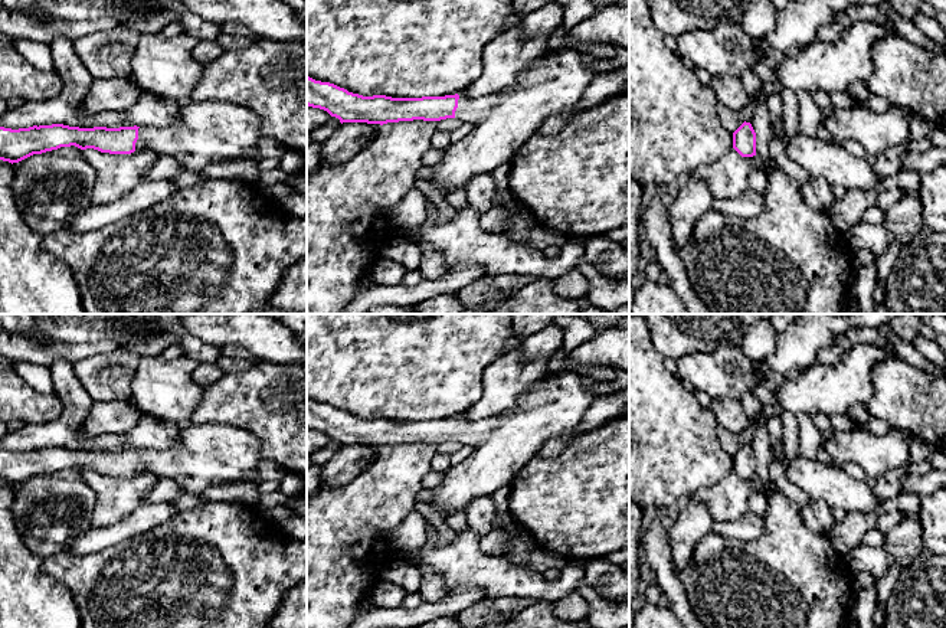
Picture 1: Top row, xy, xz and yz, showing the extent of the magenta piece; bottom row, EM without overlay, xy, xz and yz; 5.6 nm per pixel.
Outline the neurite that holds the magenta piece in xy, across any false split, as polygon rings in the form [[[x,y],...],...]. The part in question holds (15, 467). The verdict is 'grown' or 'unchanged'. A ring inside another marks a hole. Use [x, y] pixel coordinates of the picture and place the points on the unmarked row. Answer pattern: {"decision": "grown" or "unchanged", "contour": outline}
{"decision": "grown", "contour": [[[194,423],[181,429],[179,442],[166,451],[0,449],[0,483],[13,487],[33,477],[75,468],[109,477],[151,474],[173,480],[184,493],[200,493],[243,478],[258,480],[259,462],[261,442],[252,432],[223,423]]]}

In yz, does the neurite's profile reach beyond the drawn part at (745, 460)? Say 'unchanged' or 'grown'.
unchanged

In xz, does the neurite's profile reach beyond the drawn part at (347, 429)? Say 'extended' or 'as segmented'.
extended

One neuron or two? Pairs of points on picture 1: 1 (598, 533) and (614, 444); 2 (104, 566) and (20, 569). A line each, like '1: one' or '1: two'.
1: one
2: two

